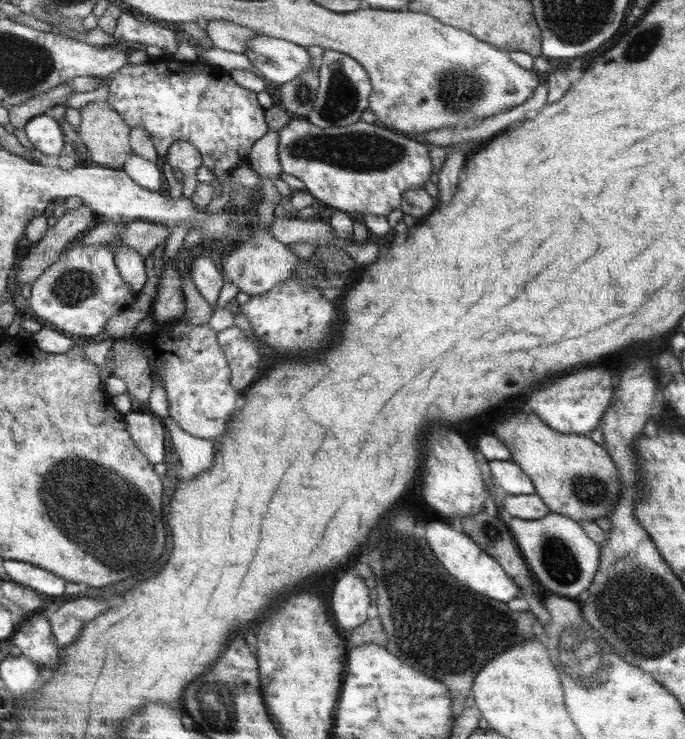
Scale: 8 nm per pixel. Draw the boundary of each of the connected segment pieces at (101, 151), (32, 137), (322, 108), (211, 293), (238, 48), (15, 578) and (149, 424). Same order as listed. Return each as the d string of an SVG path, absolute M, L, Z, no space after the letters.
M106 102L89 103L81 108L80 112L82 119L77 131L77 140L86 145L90 156L88 163L110 169L122 169L133 155L132 126L121 113L109 108Z
M48 114L31 118L24 130L34 148L44 154L56 157L64 150L62 128L55 118L48 118Z
M336 50L325 51L320 64L320 90L317 101L307 119L319 127L348 126L360 121L362 113L369 108L369 99L373 90L367 71L349 55Z
M202 255L193 260L190 273L198 292L213 306L224 286L224 273L210 257Z
M222 19L209 20L205 32L216 50L237 54L245 54L250 40L259 36L254 29Z
M3 559L3 568L10 576L10 581L14 583L51 597L65 594L66 580L60 576L55 576L48 569L39 568L37 565L27 564L27 562L19 560L6 559Z
M132 411L125 415L125 421L129 424L129 432L133 440L137 442L148 459L154 464L164 463L166 430L164 430L162 418L142 411Z

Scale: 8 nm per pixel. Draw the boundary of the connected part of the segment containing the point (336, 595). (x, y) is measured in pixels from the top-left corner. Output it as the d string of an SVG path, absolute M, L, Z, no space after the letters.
M350 568L330 592L330 608L333 608L334 619L342 630L360 627L367 621L370 608L370 587Z

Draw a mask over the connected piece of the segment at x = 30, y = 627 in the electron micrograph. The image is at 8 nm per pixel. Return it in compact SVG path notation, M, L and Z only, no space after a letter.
M42 613L32 614L25 617L19 624L18 630L11 637L14 647L18 647L22 651L22 655L29 657L38 666L42 668L52 668L56 670L60 664L60 649L57 647L55 637L51 631L51 624Z

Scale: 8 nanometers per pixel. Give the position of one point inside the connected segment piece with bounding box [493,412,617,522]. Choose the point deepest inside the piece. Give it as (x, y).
(574, 477)

